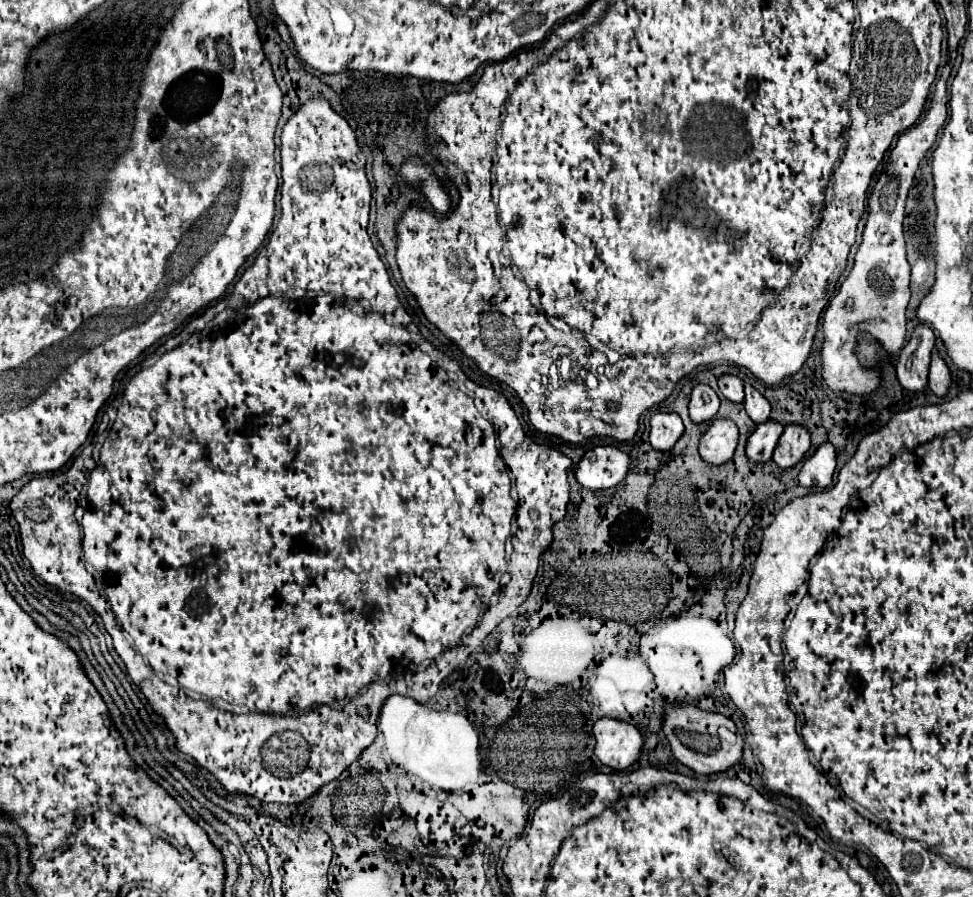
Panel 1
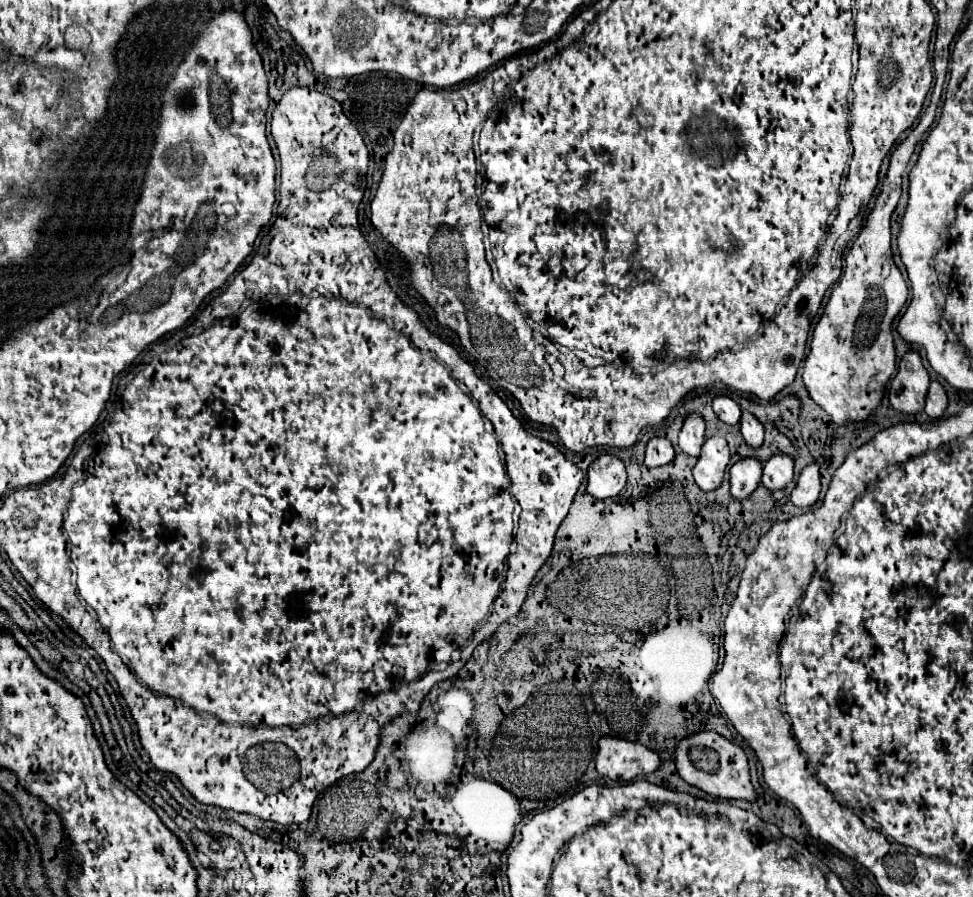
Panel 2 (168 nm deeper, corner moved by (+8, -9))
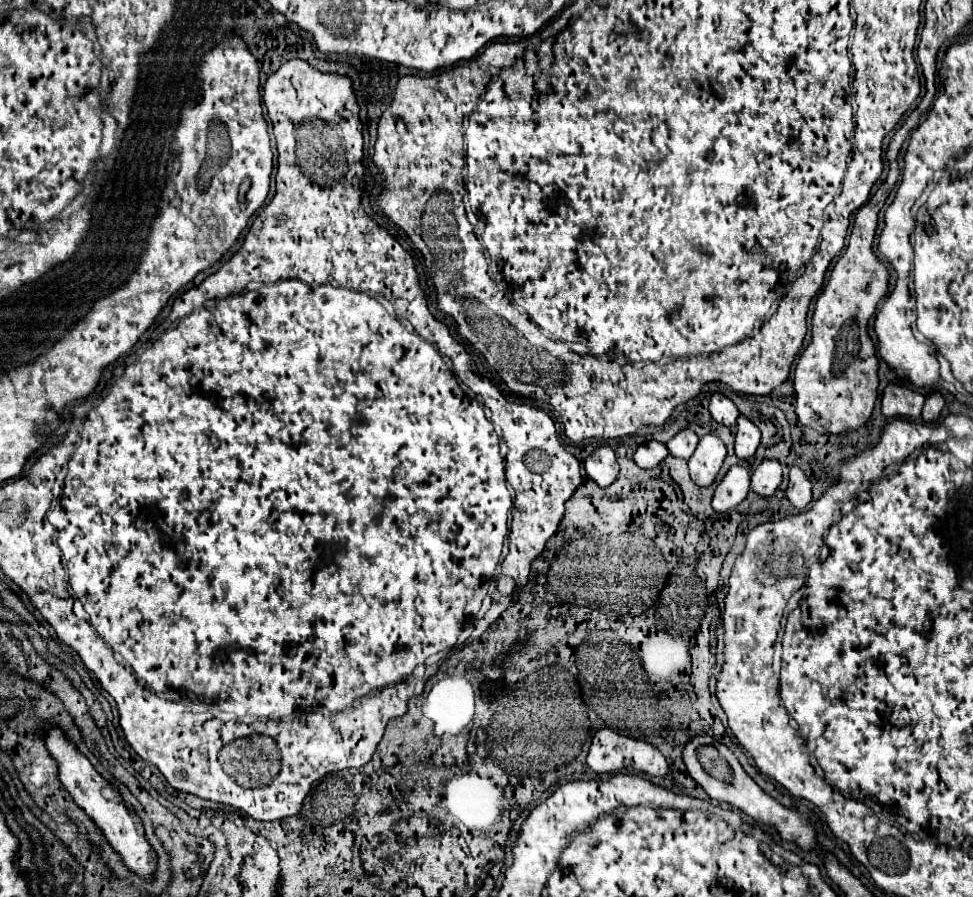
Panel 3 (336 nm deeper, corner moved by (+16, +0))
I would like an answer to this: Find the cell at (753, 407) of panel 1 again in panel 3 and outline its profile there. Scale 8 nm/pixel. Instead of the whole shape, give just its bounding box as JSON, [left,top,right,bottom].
[736,415,760,459]

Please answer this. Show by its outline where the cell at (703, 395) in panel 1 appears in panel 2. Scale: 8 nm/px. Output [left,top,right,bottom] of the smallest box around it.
[680,414,704,456]

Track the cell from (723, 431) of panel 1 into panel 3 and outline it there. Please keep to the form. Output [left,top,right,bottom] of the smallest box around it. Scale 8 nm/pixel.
[688,433,726,487]

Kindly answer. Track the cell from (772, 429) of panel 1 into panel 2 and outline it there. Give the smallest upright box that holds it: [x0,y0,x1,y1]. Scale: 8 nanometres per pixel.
[730,458,762,500]

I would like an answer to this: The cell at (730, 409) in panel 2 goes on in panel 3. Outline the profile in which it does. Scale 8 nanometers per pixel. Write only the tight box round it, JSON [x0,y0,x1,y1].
[710,393,738,427]

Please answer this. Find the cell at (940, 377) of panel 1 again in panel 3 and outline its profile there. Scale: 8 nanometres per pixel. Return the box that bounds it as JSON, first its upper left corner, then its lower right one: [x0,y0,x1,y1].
[922,391,944,423]

